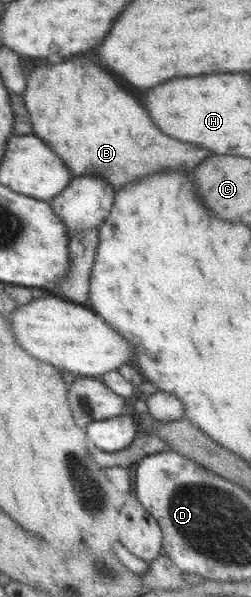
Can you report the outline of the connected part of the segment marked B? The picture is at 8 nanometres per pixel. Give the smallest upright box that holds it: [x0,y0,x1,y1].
[22,58,209,191]

